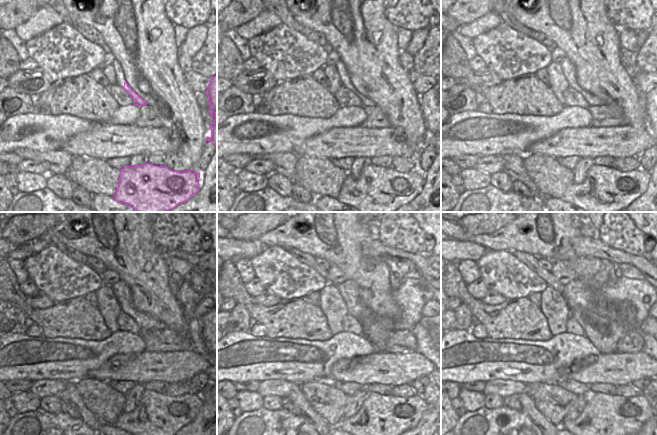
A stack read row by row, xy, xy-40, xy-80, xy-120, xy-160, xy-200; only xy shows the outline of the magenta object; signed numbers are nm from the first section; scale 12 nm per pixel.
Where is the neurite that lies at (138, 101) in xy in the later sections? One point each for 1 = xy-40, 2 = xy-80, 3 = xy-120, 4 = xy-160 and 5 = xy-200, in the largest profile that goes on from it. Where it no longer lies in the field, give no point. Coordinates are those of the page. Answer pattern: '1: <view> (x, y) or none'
1: xy-40 (365, 101)
2: xy-80 (592, 100)
3: xy-120 (145, 322)
4: xy-160 (355, 308)
5: xy-200 (576, 302)

